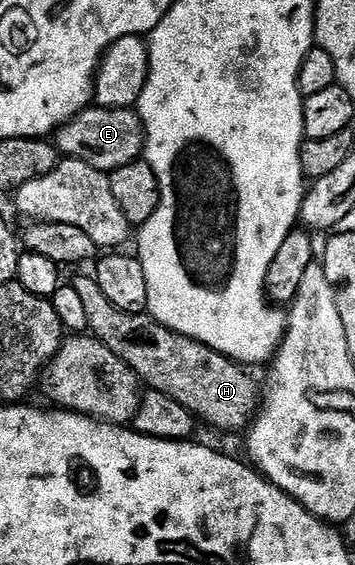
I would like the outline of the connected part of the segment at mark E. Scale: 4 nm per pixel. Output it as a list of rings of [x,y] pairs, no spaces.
[[[91,105],[58,128],[52,142],[63,156],[79,159],[94,169],[112,173],[124,165],[139,162],[146,145],[146,133],[137,110]]]

